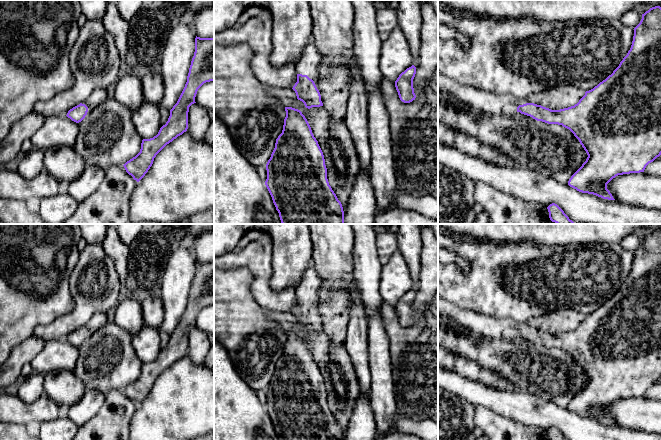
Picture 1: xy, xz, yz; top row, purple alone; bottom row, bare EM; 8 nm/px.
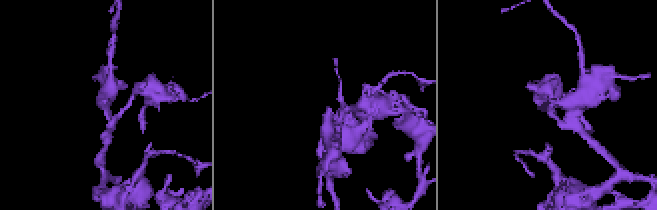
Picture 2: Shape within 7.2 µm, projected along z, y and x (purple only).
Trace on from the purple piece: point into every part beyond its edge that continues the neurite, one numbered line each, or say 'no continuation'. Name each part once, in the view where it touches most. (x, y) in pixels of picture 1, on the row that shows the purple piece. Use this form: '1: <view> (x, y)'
1: xz (308, 64)

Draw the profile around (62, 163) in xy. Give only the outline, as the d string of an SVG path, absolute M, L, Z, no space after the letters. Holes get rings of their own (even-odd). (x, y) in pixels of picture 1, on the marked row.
M52 147L44 151L44 169L65 187L80 177L86 168L85 161L73 147Z

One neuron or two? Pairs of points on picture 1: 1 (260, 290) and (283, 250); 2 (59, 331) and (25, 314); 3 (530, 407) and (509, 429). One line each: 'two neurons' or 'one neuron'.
1: two neurons
2: two neurons
3: two neurons

